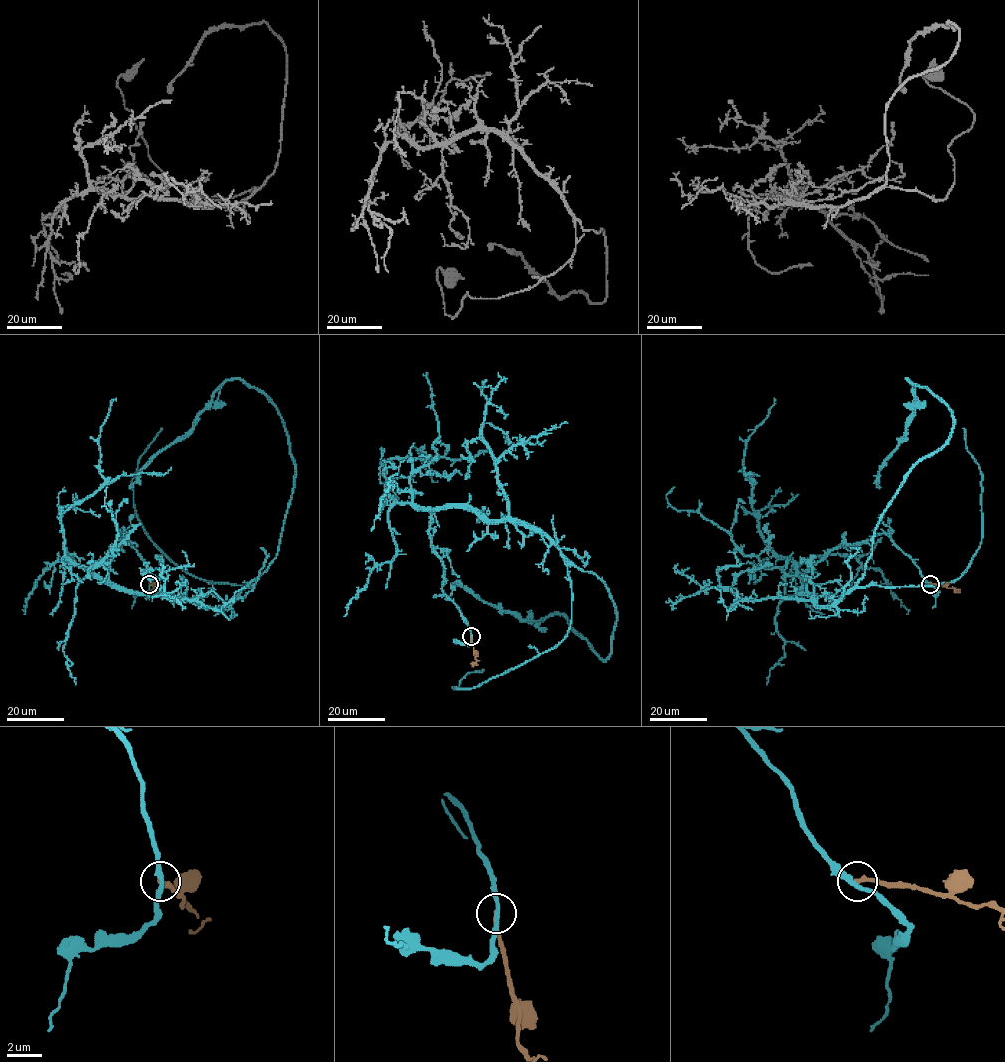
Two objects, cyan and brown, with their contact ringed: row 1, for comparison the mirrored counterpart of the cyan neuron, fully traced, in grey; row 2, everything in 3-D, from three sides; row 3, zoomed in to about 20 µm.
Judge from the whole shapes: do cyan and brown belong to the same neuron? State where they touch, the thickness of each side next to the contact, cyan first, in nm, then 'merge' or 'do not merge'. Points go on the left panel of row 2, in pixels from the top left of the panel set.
place (149, 584); calibres 260 and 240 nm; do not merge

